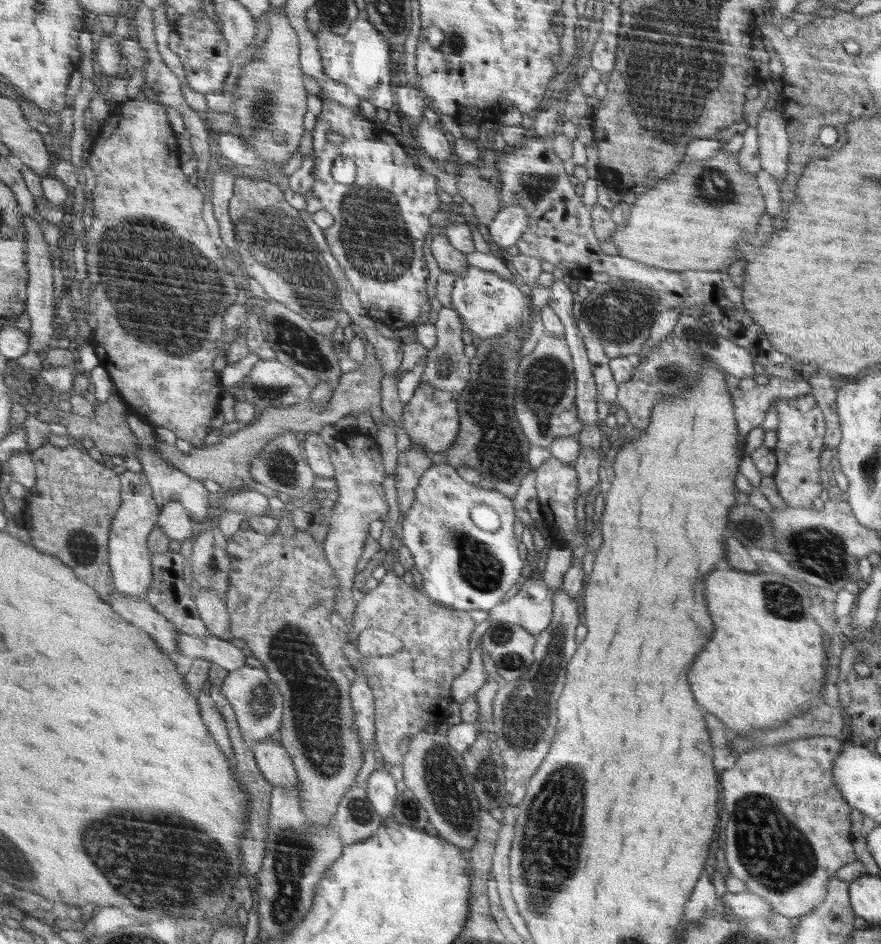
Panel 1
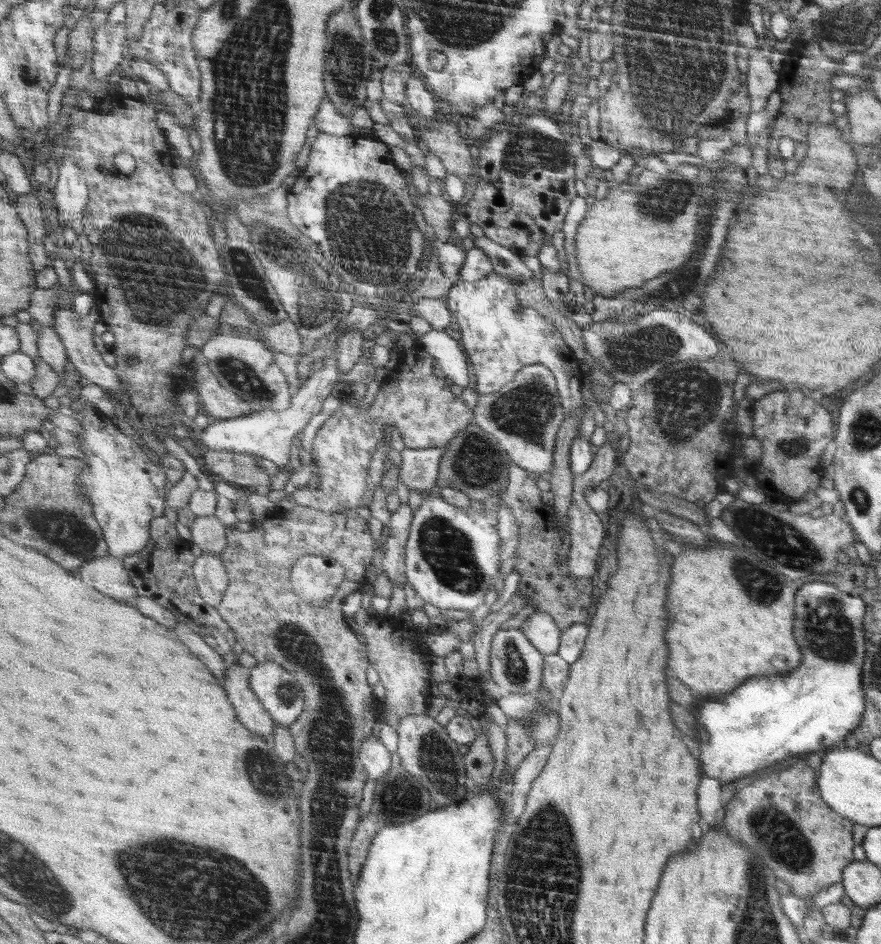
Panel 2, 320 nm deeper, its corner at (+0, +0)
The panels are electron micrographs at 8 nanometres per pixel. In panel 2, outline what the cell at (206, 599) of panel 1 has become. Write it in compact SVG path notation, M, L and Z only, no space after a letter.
M203 552L198 558L194 558L190 570L193 572L199 595L209 605L216 606L229 586L222 560L216 554Z

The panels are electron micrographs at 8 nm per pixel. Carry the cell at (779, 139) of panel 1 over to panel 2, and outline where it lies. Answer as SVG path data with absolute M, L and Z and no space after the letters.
M750 50L746 84L749 92L751 112L758 112L766 107L768 98L780 86L780 75L770 64L770 60L761 51Z

